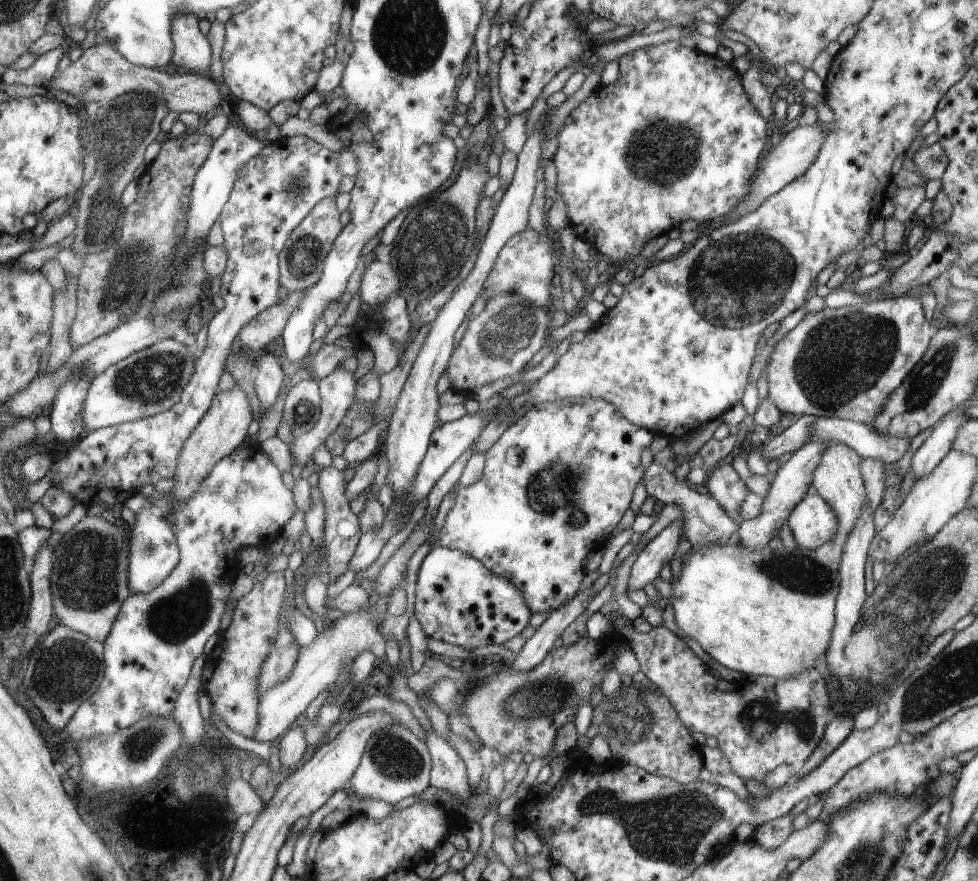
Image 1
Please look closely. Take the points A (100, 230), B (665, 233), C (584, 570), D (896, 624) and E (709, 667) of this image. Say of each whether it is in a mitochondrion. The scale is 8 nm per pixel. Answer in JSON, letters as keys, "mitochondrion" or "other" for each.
{"A":"mitochondrion","B":"other","C":"other","D":"mitochondrion","E":"other"}

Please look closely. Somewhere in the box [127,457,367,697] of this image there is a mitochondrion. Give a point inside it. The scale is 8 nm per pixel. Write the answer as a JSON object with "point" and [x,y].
{"point":[175,619]}

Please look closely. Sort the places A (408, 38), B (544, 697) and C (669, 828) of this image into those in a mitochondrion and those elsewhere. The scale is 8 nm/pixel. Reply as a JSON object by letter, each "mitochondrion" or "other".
{"A":"mitochondrion","B":"mitochondrion","C":"mitochondrion"}

